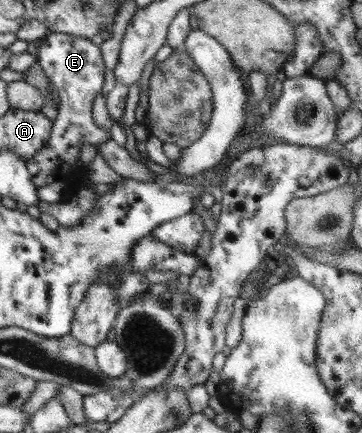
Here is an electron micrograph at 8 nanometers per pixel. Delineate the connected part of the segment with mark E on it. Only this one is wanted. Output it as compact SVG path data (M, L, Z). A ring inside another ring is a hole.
M51 32L34 45L33 49L37 64L57 89L59 99L58 115L54 119L46 145L26 161L32 183L39 188L59 181L59 178L69 174L75 177L80 171L76 165L80 160L82 145L88 143L96 147L112 138L110 131L95 124L91 112L93 99L101 93L101 87L104 85L106 70L99 46L91 42L90 38Z

